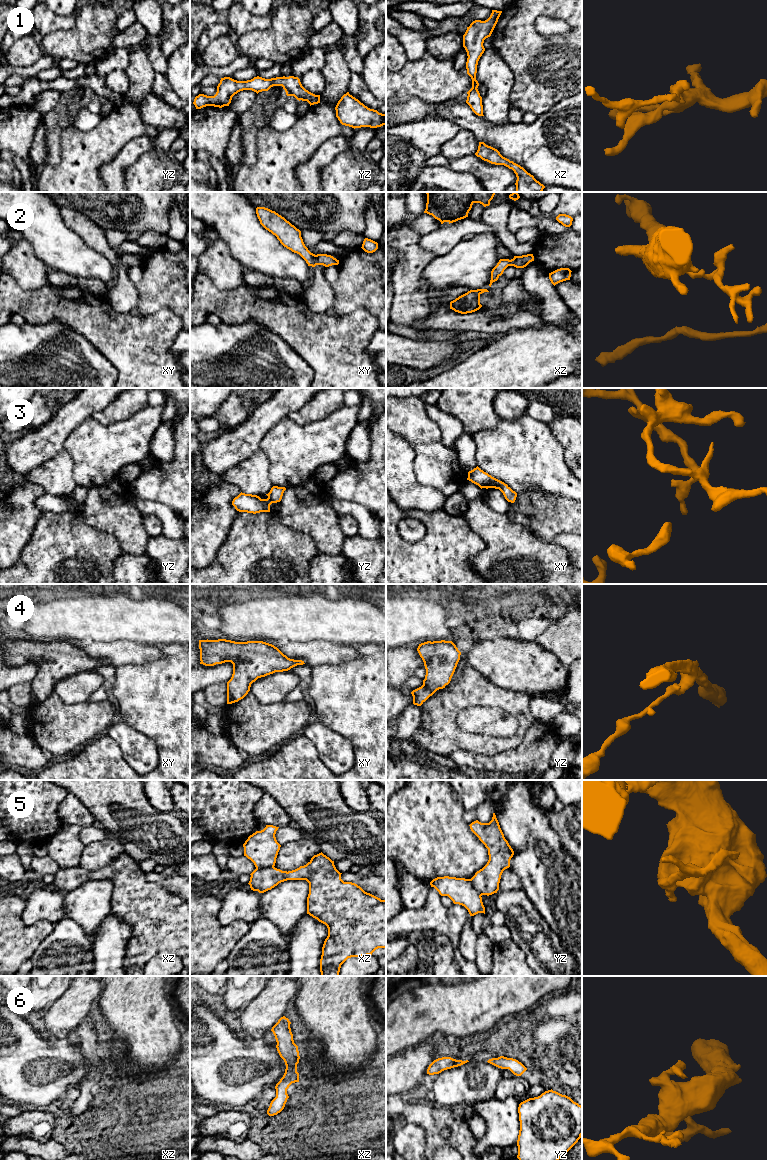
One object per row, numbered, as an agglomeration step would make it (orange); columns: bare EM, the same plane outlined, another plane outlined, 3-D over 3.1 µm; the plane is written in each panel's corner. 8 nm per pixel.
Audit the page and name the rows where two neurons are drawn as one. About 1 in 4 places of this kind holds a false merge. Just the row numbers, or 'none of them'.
5

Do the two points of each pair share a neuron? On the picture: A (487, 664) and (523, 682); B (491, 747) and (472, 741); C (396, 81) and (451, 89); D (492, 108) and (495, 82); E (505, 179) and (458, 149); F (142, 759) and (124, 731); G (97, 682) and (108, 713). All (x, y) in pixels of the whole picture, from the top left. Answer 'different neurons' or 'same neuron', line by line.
A: same neuron
B: same neuron
C: same neuron
D: same neuron
E: different neurons
F: same neuron
G: different neurons

